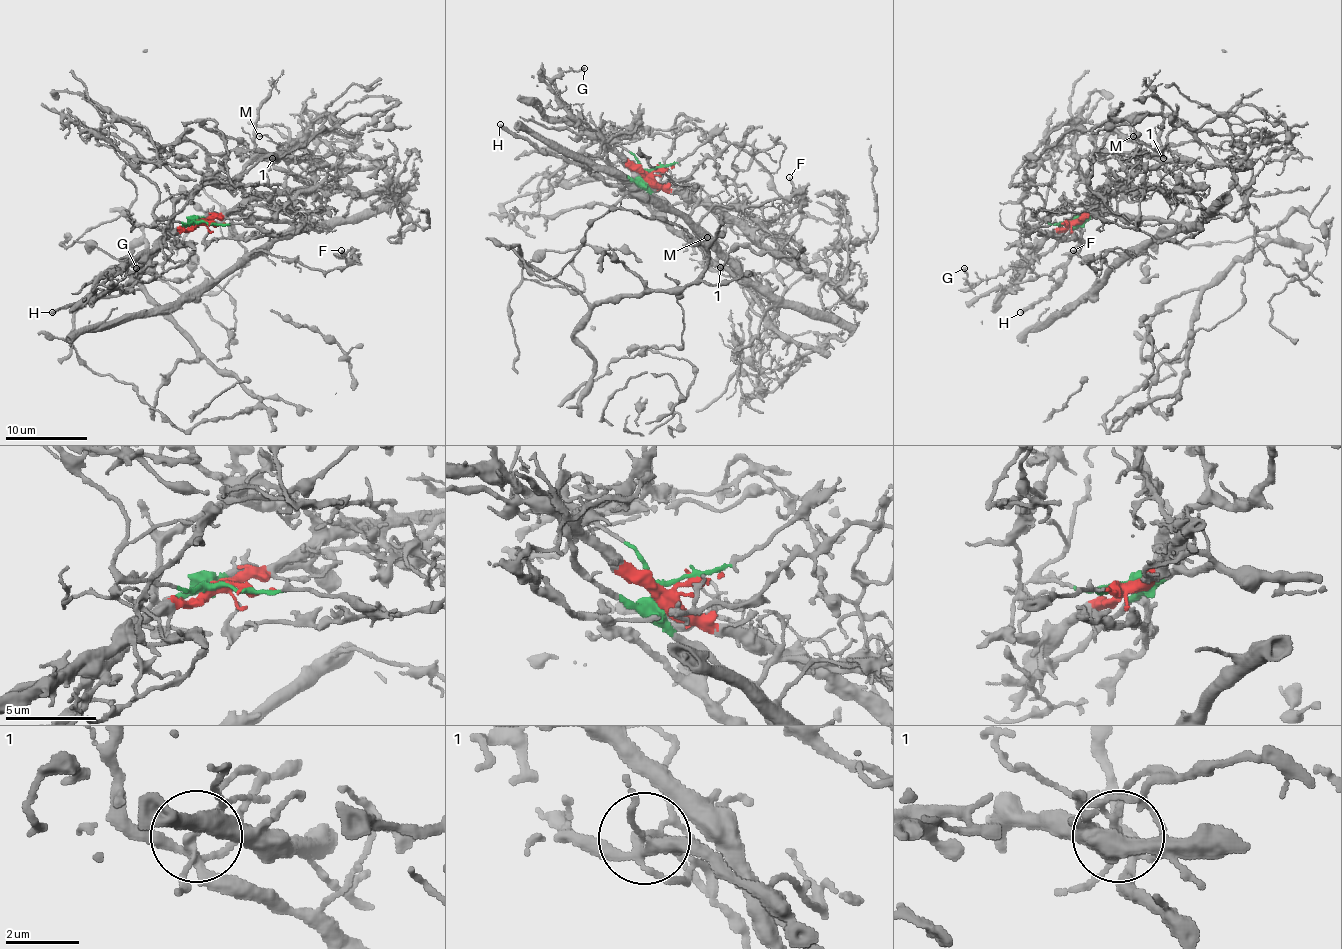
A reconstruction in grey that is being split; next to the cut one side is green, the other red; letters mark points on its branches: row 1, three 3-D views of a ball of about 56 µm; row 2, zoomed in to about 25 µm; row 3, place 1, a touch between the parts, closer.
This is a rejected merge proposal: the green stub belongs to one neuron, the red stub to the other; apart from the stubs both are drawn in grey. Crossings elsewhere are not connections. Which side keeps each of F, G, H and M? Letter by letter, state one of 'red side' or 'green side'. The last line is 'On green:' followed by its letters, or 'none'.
F: green side
G: red side
H: red side
M: green side
On green: F, M

